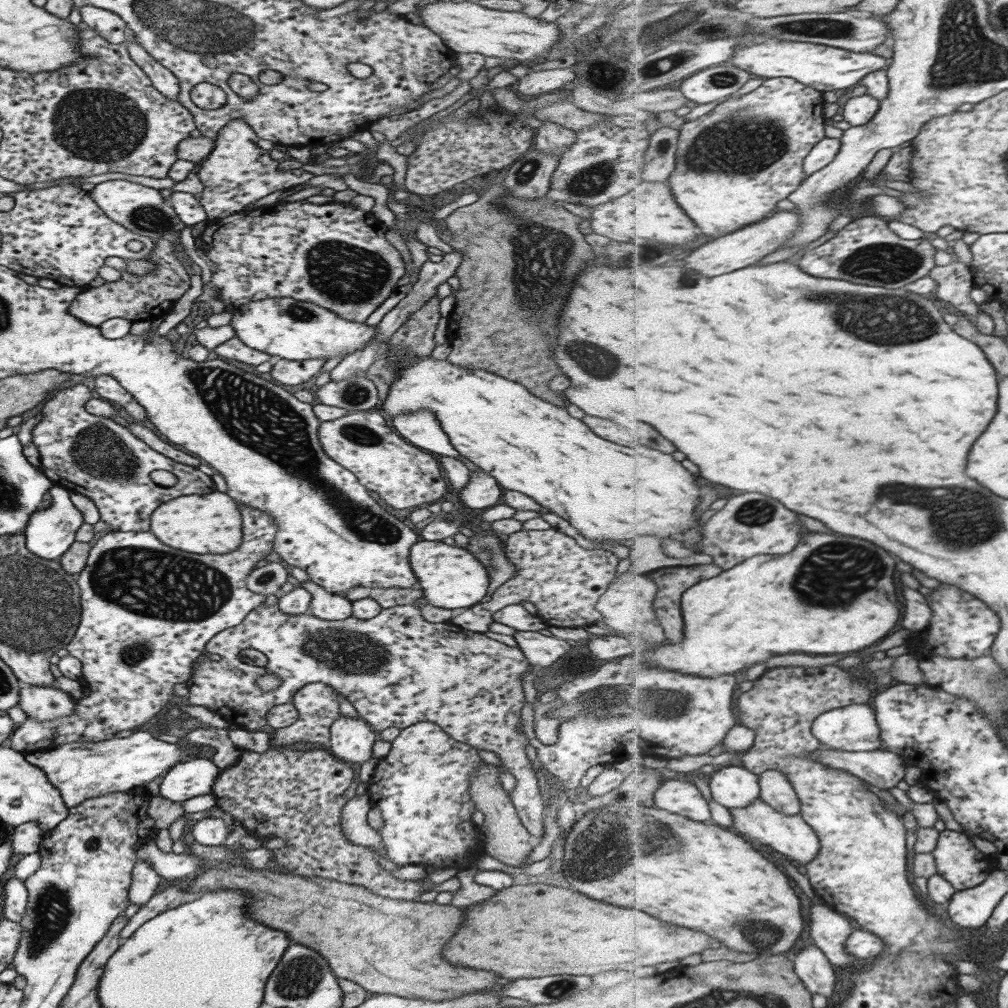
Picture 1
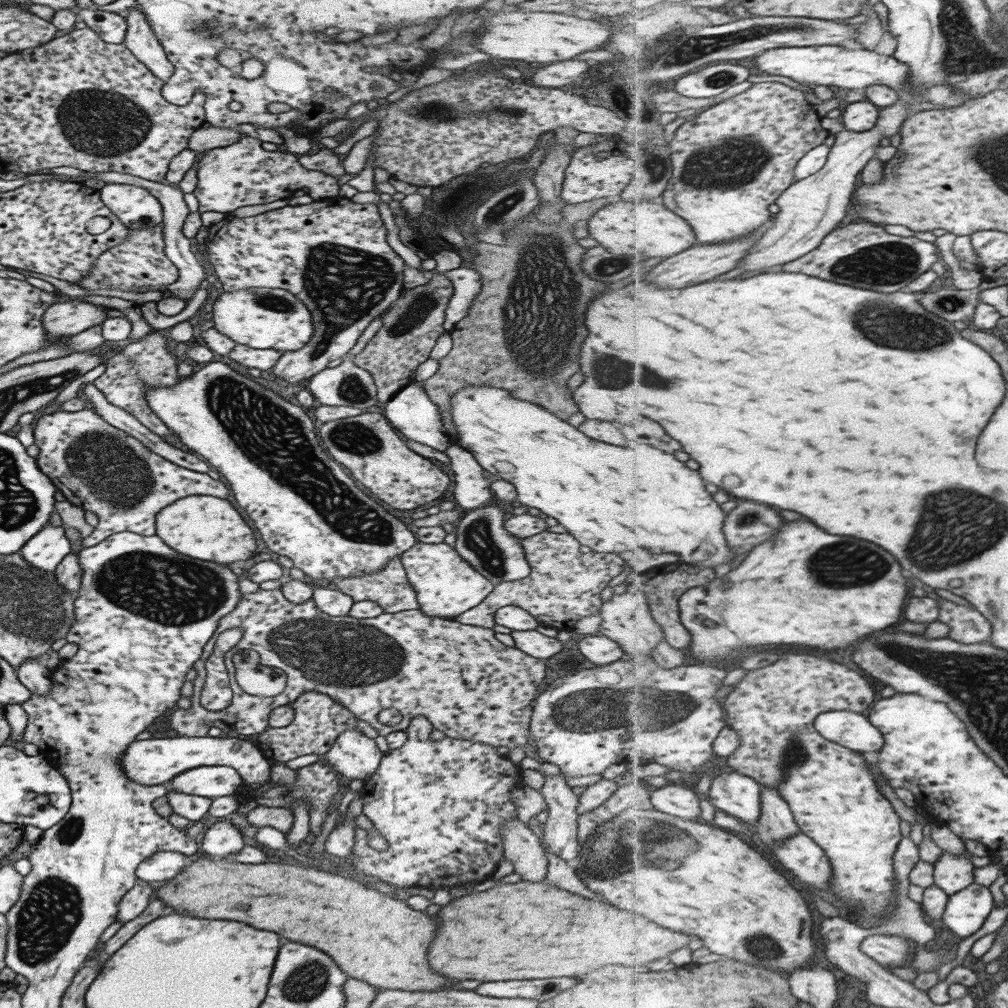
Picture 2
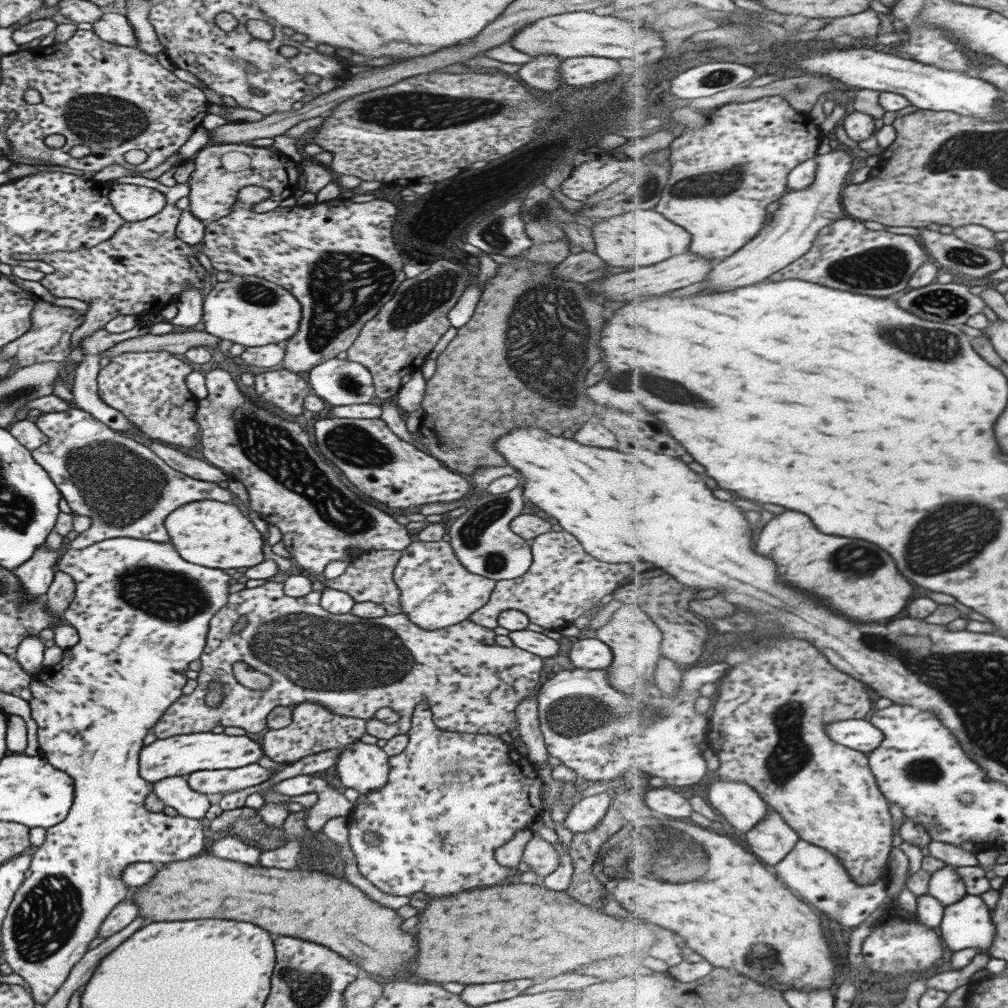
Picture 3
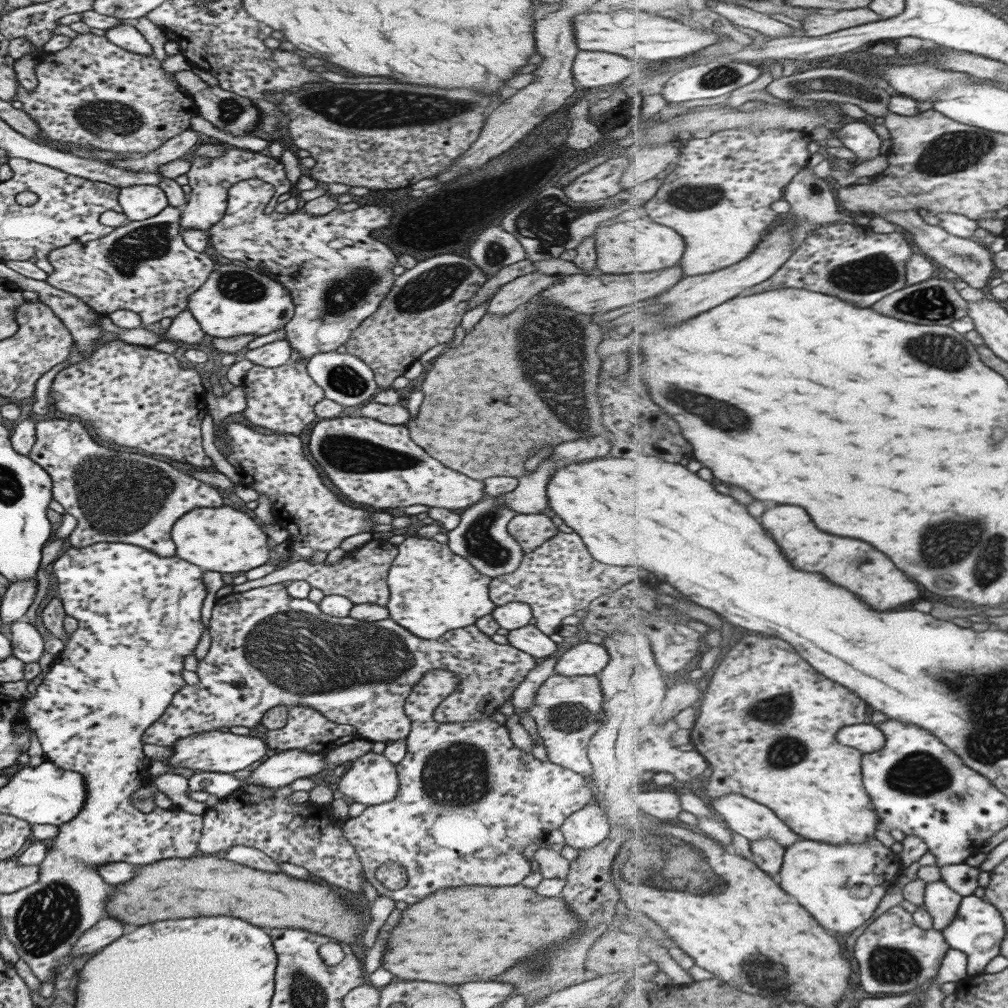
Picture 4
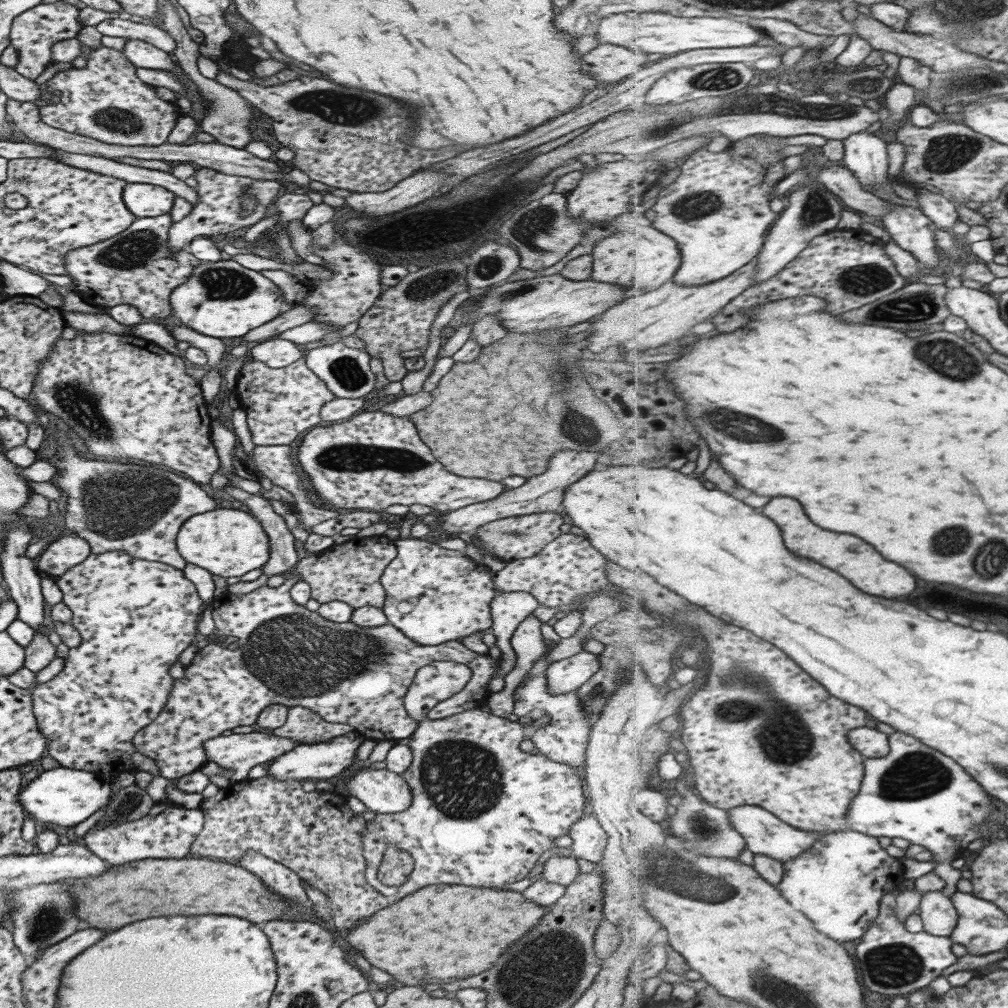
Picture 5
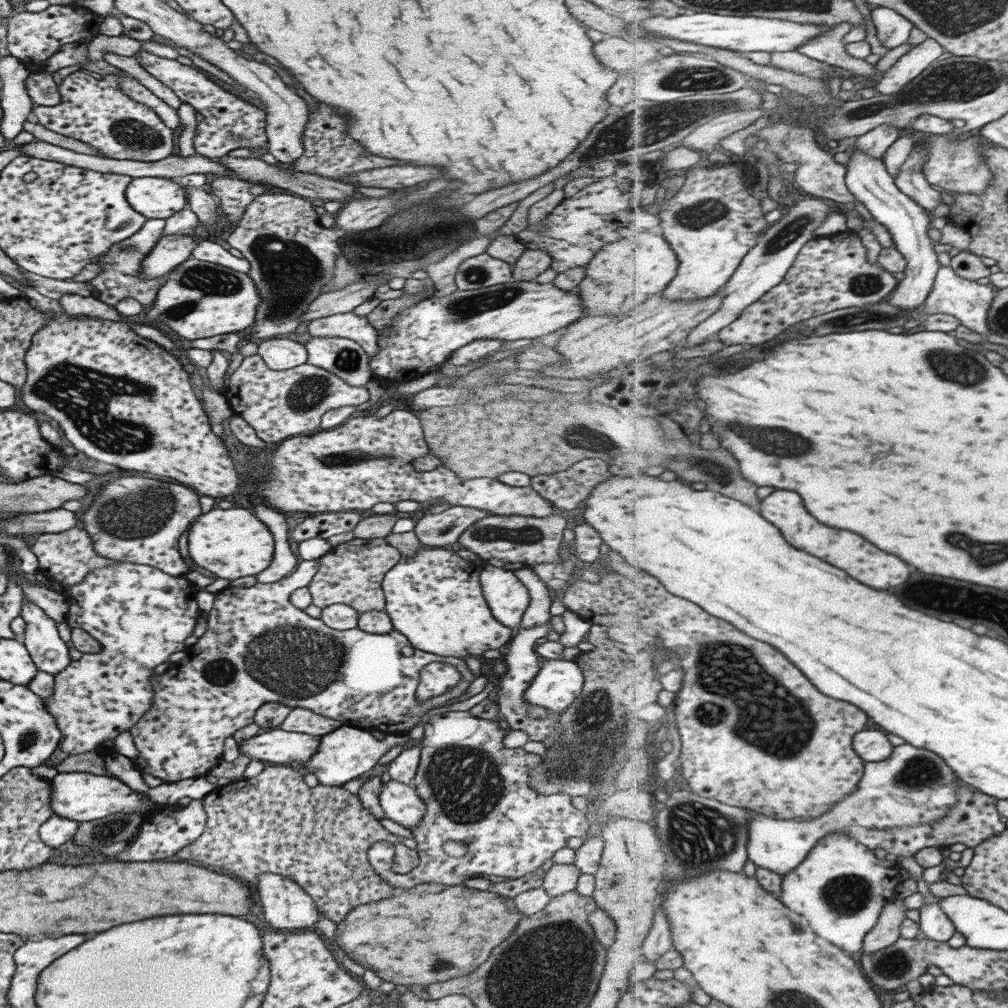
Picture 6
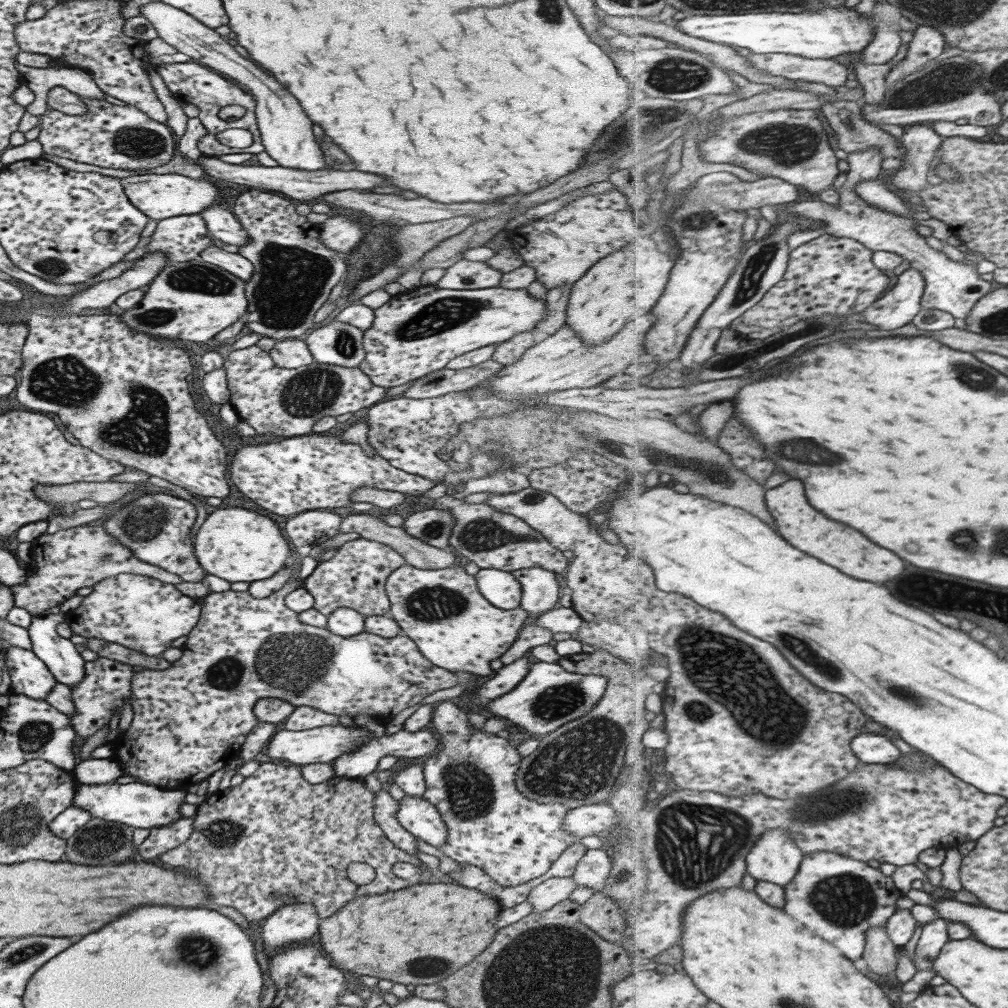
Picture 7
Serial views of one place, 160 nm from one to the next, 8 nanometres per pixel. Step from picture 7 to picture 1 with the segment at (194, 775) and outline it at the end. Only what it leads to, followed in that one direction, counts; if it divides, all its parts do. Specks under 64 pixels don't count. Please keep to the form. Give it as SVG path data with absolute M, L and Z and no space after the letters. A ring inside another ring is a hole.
M262 603L248 612L239 625L223 630L207 641L201 655L191 664L188 693L183 701L193 706L204 706L219 714L229 725L235 724L246 731L257 731L265 726L266 714L271 707L290 702L295 691L303 685L323 683L330 686L339 698L345 697L359 718L375 732L387 727L401 730L416 722L432 722L440 726L449 738L478 750L489 750L498 756L500 763L514 776L516 782L508 794L516 815L537 843L544 830L542 798L537 779L525 757L523 746L528 744L528 740L522 731L515 731L521 706L525 702L521 674L535 669L517 647L506 646L483 633L465 631L451 622L427 622L420 615L420 610L413 605L380 609L373 618L367 620L350 616L343 620L327 621L315 618L307 612L283 614L276 604L269 607ZM245 648L259 650L267 658L267 663L259 667L240 661L239 652ZM209 653L216 654L219 658L211 661L208 659ZM266 672L274 674L280 680L273 690L267 692L256 683L256 678Z

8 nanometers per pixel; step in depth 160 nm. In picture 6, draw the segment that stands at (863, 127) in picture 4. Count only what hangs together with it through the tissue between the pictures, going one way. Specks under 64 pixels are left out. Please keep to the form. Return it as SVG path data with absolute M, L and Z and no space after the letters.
M855 148L847 166L846 183L852 193L877 221L890 230L894 246L904 254L908 262L905 276L901 278L898 288L889 296L890 303L904 311L912 311L923 306L933 290L939 269L942 268L939 256L935 252L936 243L929 239L933 216L897 186L896 178L888 172L883 159L876 159Z

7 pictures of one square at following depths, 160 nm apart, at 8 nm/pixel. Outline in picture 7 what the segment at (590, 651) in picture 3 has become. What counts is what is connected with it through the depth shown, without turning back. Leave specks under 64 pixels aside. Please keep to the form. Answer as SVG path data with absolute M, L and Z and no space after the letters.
M537 661L530 665L527 674L513 690L490 700L486 707L487 712L491 712L493 716L509 720L531 734L547 734L590 711L590 708L598 703L605 686L604 676L573 674L556 662Z

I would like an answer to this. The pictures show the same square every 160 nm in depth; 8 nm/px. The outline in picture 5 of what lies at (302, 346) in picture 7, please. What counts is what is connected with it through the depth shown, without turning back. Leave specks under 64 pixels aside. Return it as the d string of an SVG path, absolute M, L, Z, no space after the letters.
M273 338L259 342L255 346L249 346L247 352L251 355L252 361L261 362L275 369L297 362L303 357L303 353L304 350L294 342Z

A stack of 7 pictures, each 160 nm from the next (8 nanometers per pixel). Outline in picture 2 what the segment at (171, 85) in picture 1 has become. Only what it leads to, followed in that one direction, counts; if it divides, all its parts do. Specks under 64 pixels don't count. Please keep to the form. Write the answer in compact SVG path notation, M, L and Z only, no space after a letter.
M129 9L123 17L126 20L126 31L122 43L147 70L161 78L164 83L172 75L173 67L147 21L137 9Z

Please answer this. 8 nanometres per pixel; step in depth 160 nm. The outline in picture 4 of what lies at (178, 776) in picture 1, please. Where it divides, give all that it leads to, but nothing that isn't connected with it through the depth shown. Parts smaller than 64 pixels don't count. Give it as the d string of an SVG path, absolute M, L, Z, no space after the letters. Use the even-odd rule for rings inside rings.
M284 750L268 757L249 772L246 784L277 788L290 785L293 780L317 774L325 766L324 753L303 750ZM196 772L188 778L187 788L191 792L207 792L221 799L227 798L239 786L240 782L231 773Z

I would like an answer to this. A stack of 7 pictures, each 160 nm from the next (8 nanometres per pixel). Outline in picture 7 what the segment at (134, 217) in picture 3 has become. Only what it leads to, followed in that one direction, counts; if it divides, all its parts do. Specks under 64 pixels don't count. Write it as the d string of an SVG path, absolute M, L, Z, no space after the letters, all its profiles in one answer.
M176 173L141 174L120 178L125 196L137 210L147 215L149 219L163 220L172 216L198 214L205 207L219 202L219 190L213 183L203 179L191 179Z

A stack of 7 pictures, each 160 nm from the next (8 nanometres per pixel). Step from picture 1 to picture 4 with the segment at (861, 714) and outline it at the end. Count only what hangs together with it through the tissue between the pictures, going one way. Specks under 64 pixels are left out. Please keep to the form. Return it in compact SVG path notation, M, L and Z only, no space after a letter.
M859 723L839 730L839 742L843 742L845 746L853 746L864 753L874 753L886 745L886 734L879 726Z

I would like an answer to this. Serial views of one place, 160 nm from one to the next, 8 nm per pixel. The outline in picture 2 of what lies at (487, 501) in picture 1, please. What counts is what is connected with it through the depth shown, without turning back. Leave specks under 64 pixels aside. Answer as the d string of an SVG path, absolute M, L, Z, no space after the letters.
M453 443L449 445L444 453L449 457L449 468L453 473L453 500L457 506L465 511L470 511L475 508L481 508L489 498L491 498L490 486L487 486L487 479L483 474L483 469L479 463L473 458L470 452L467 452L463 447Z

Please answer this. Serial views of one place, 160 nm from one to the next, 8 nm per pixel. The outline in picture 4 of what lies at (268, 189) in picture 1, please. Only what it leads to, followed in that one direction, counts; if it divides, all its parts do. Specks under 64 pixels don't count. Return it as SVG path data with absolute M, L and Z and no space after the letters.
M224 145L225 150L223 150L222 155L217 158L207 158L207 157L193 157L189 159L190 167L189 170L184 174L187 177L189 188L189 198L186 199L184 206L180 211L179 219L179 230L183 229L199 229L206 231L212 224L215 224L225 212L226 209L226 198L228 188L230 188L236 182L240 180L245 180L249 178L256 178L274 186L274 193L272 194L271 200L265 205L264 212L270 213L275 208L277 204L277 197L285 192L289 193L287 178L285 177L285 172L283 171L283 164L279 161L279 158L267 157L261 155L257 152L249 152L248 150L239 150L234 147L229 147Z

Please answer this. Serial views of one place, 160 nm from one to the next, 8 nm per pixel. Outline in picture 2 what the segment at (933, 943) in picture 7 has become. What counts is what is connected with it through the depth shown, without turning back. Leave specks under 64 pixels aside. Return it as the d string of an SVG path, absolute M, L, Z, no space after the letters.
M944 852L935 862L935 886L940 886L951 897L976 882L975 866L967 854L955 855Z

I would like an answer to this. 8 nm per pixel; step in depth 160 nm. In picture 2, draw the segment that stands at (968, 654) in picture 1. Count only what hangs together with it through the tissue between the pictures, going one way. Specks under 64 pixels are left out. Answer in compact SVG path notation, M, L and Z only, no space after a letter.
M941 598L940 622L950 627L949 639L955 639L963 644L990 641L993 635L993 624L975 606L957 604Z

